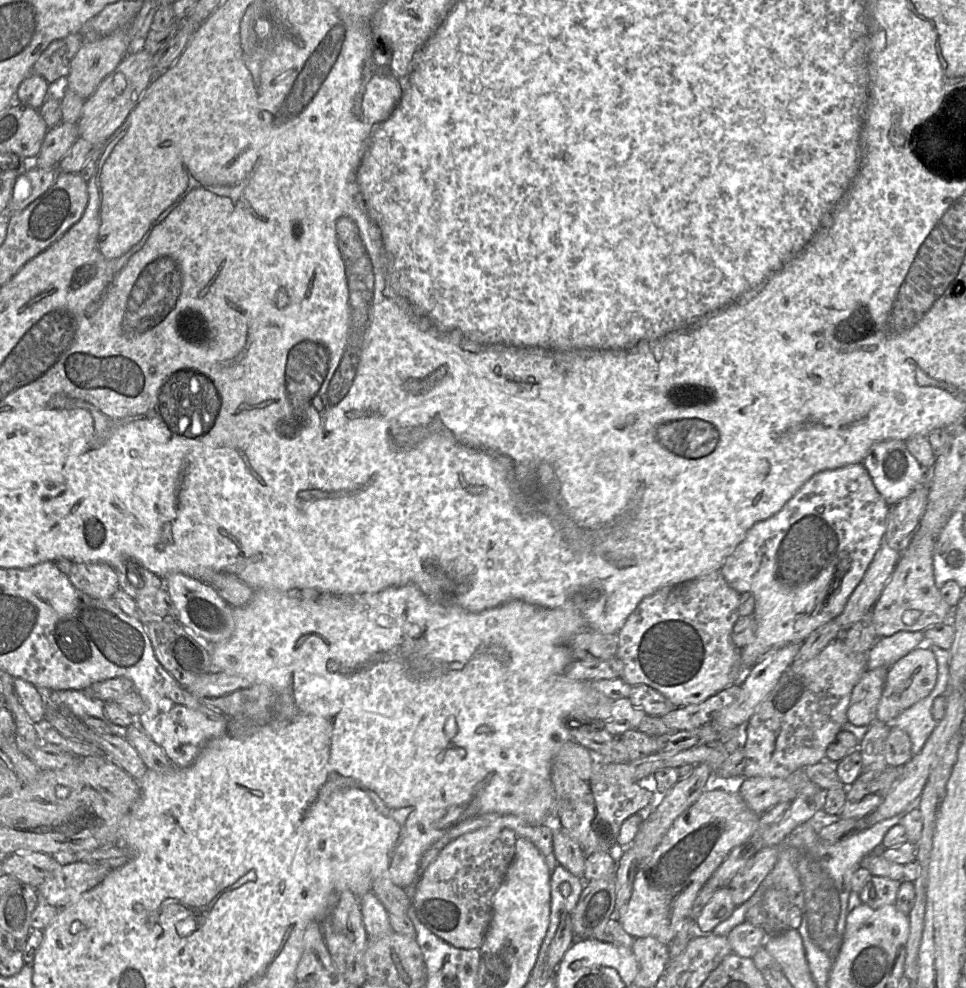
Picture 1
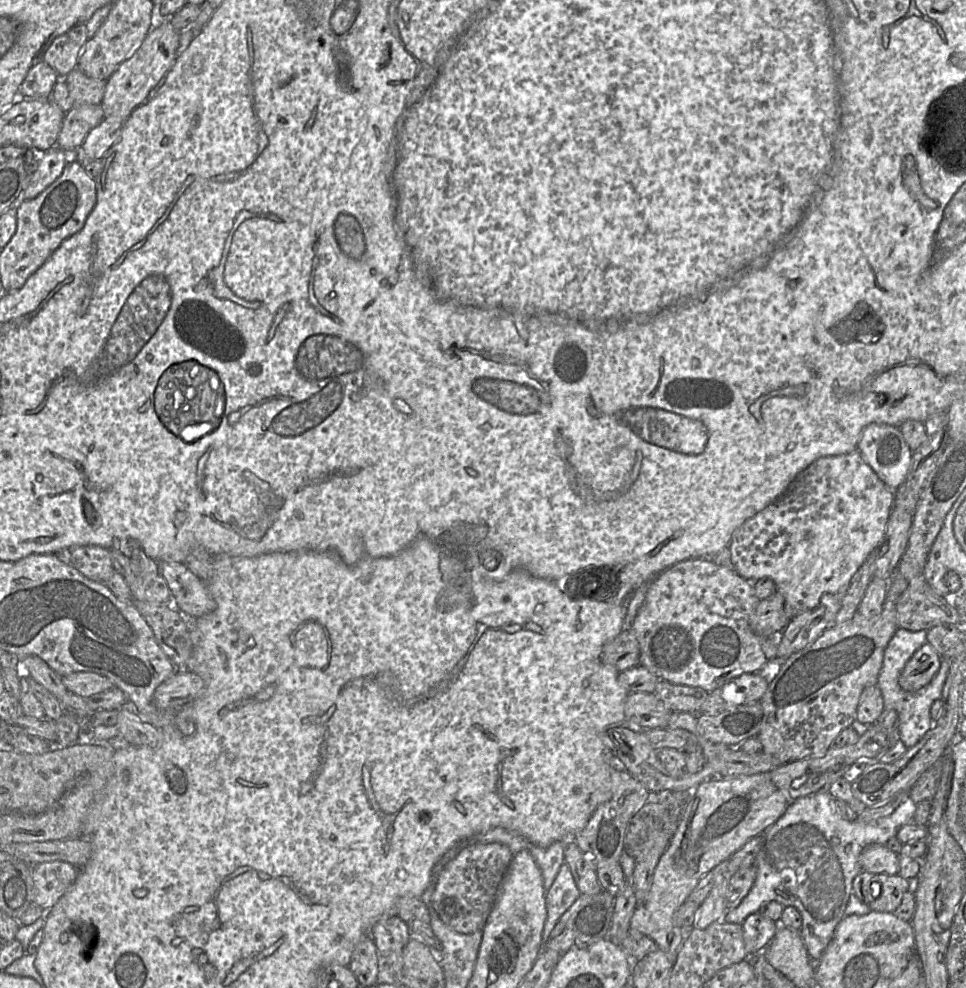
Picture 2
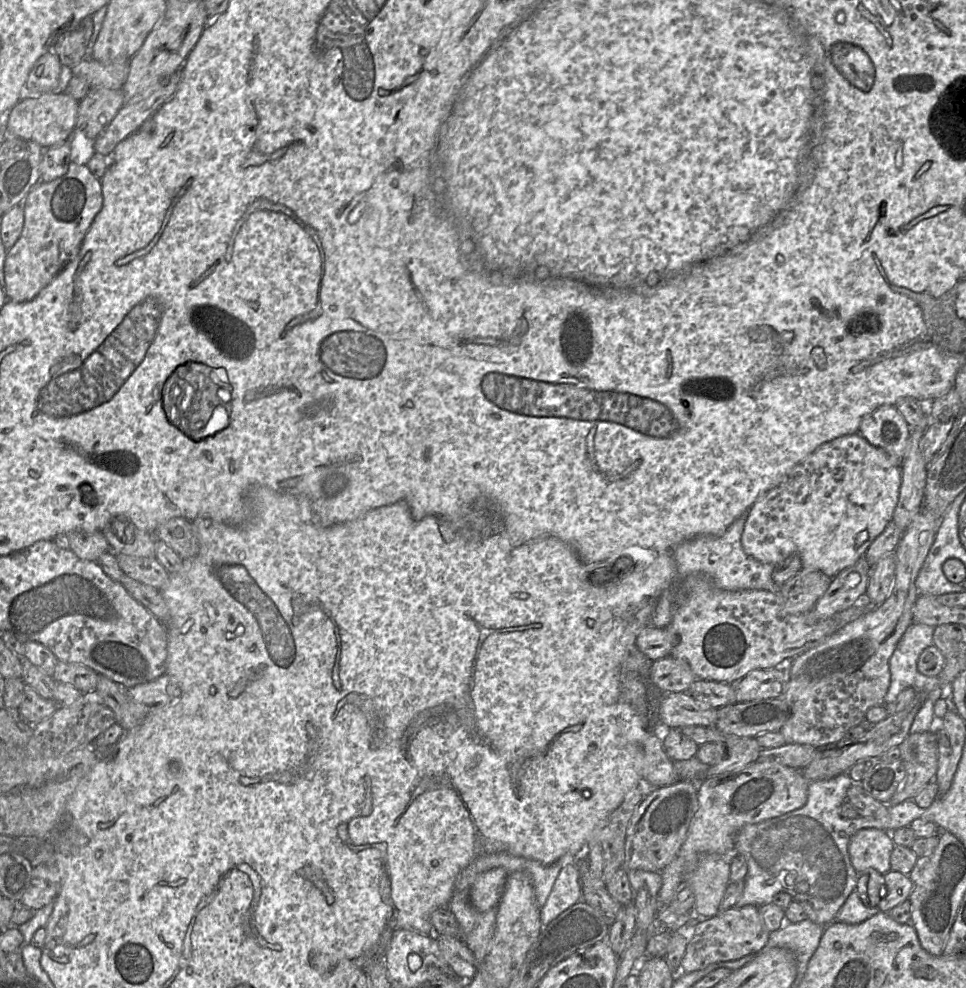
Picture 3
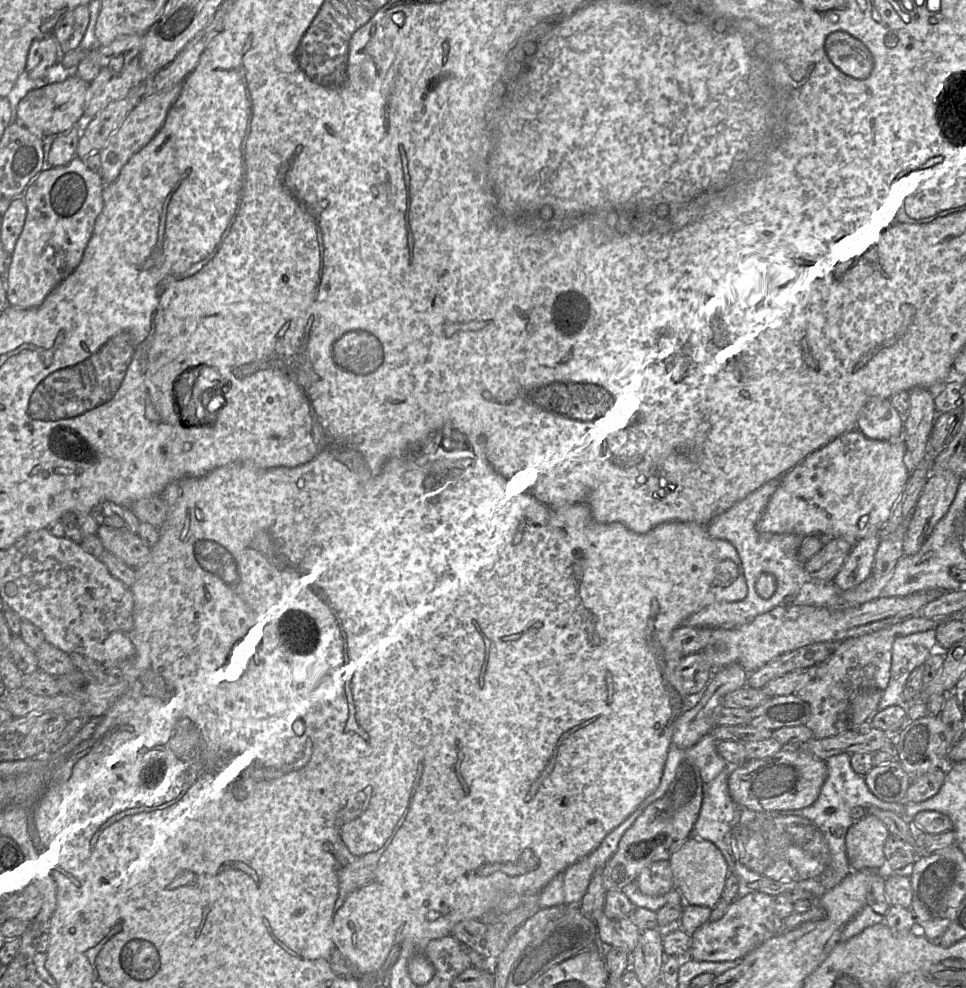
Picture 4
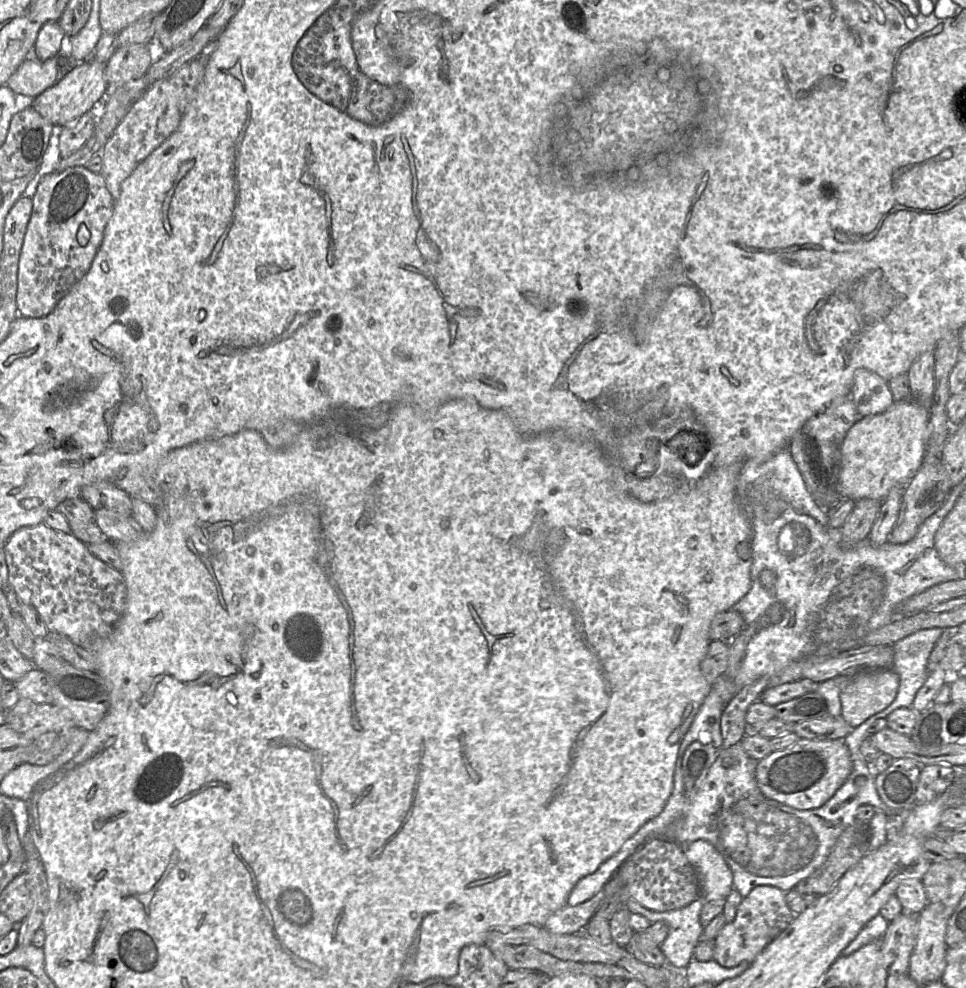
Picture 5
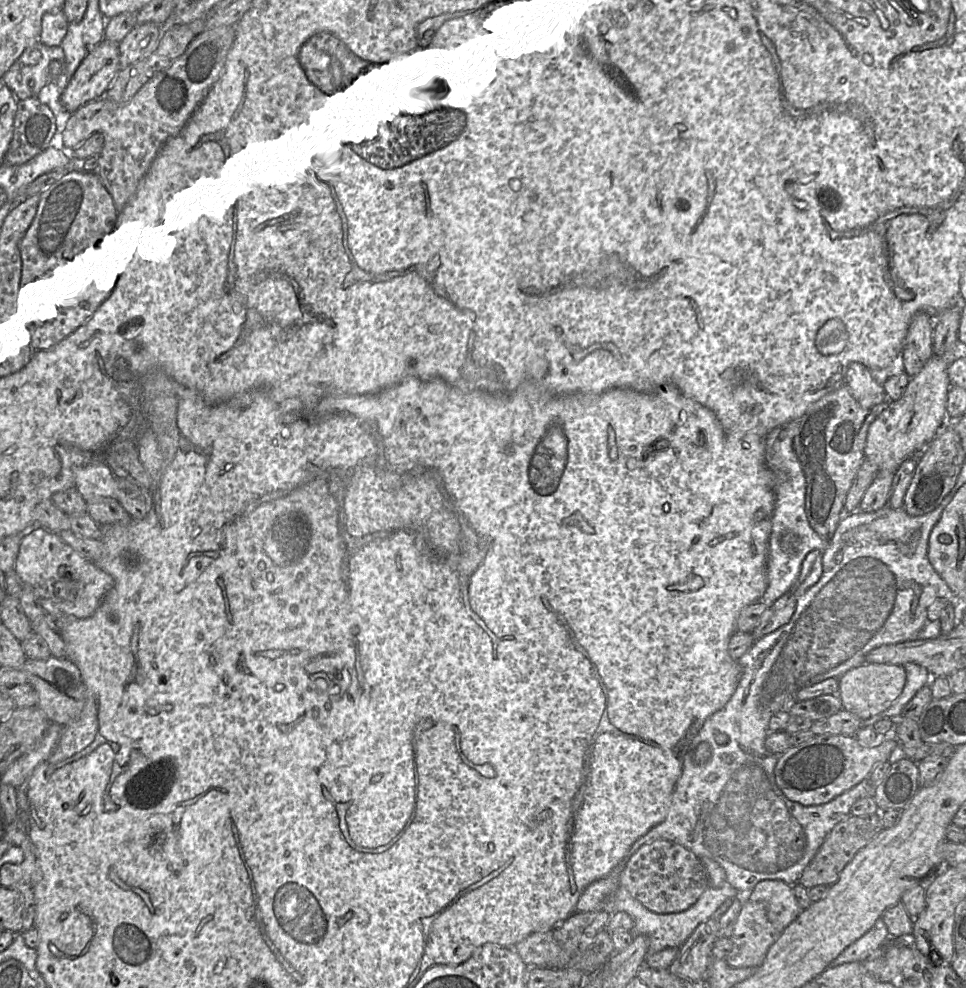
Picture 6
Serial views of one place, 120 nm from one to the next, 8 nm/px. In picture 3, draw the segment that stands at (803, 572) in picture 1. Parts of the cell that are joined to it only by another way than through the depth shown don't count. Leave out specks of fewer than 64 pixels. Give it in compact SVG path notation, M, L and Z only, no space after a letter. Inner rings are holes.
M859 432L825 443L795 465L747 511L742 547L753 559L774 566L791 555L798 555L802 563L800 571L817 570L834 578L865 556L874 540L893 520L901 481L900 463L869 444Z

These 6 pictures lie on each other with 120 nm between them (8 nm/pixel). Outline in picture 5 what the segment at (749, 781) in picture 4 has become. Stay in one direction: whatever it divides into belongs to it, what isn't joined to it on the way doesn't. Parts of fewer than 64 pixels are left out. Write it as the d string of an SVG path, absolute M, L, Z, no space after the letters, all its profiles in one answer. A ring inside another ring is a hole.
M799 739L794 745L771 752L759 760L755 778L766 798L799 810L809 810L825 804L844 784L852 768L850 752L844 739Z

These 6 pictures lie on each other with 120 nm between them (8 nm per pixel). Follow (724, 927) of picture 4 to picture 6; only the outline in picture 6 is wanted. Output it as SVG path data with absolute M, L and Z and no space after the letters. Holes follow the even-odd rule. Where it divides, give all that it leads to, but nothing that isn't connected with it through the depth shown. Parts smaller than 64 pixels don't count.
M781 880L761 881L753 888L750 894L741 899L741 911L730 937L733 946L725 957L725 962L734 968L758 968L765 960L770 947L803 909L796 900L793 885Z

